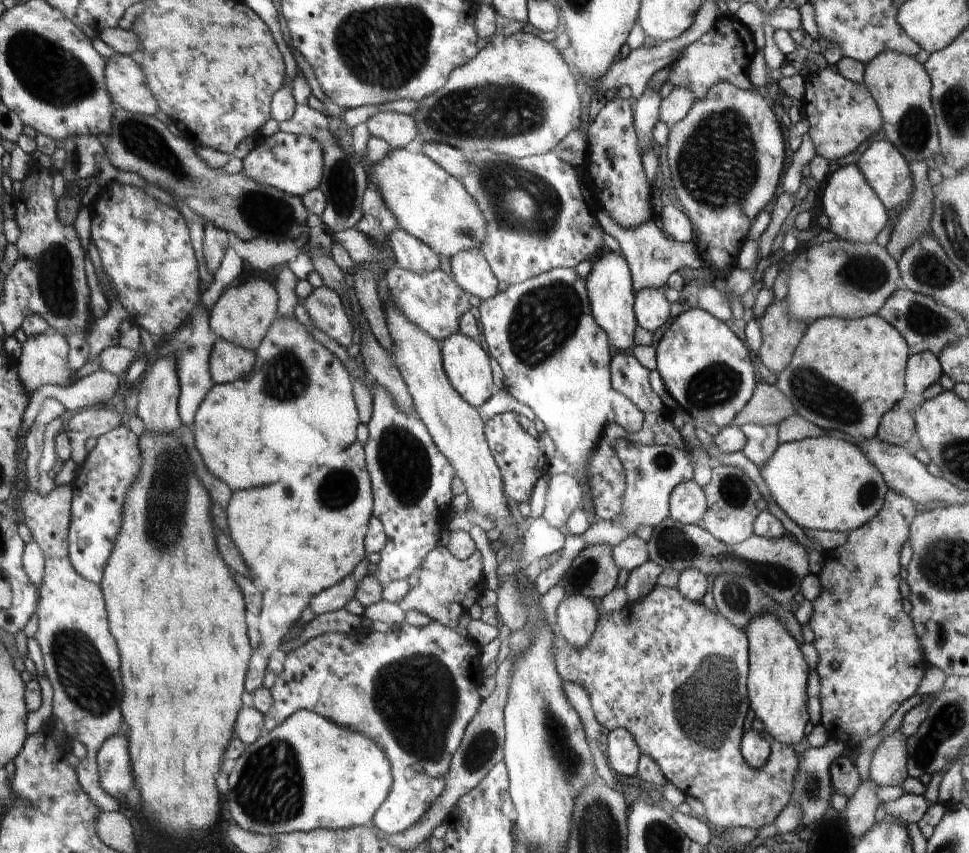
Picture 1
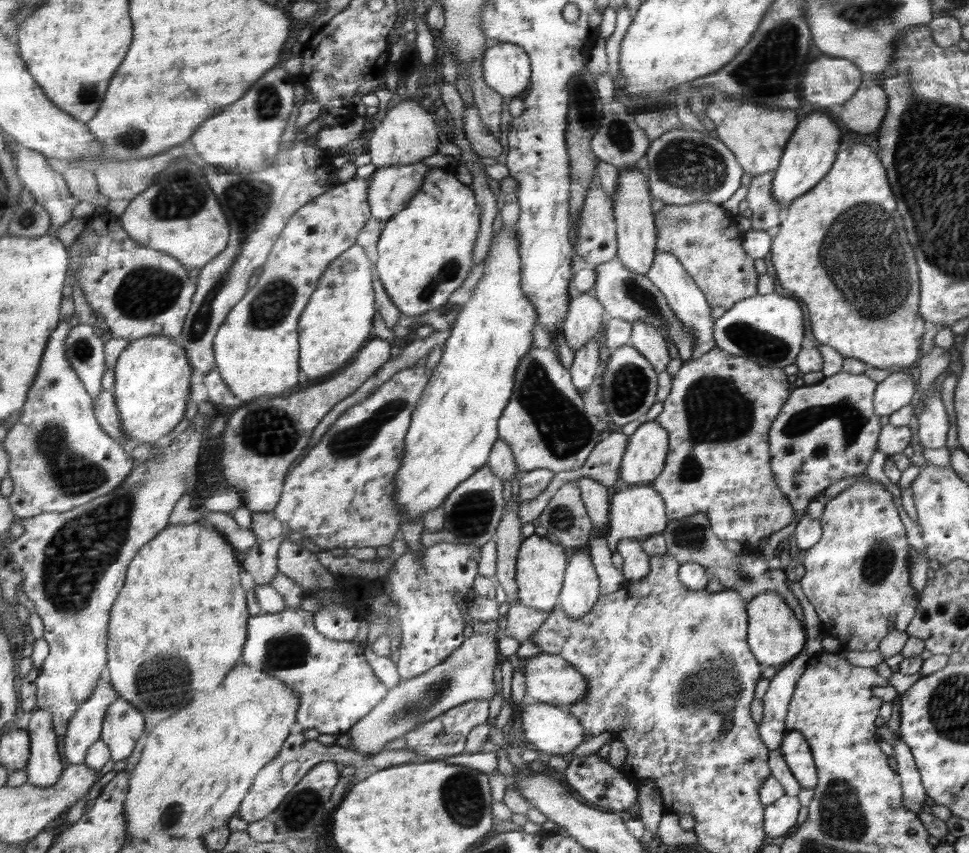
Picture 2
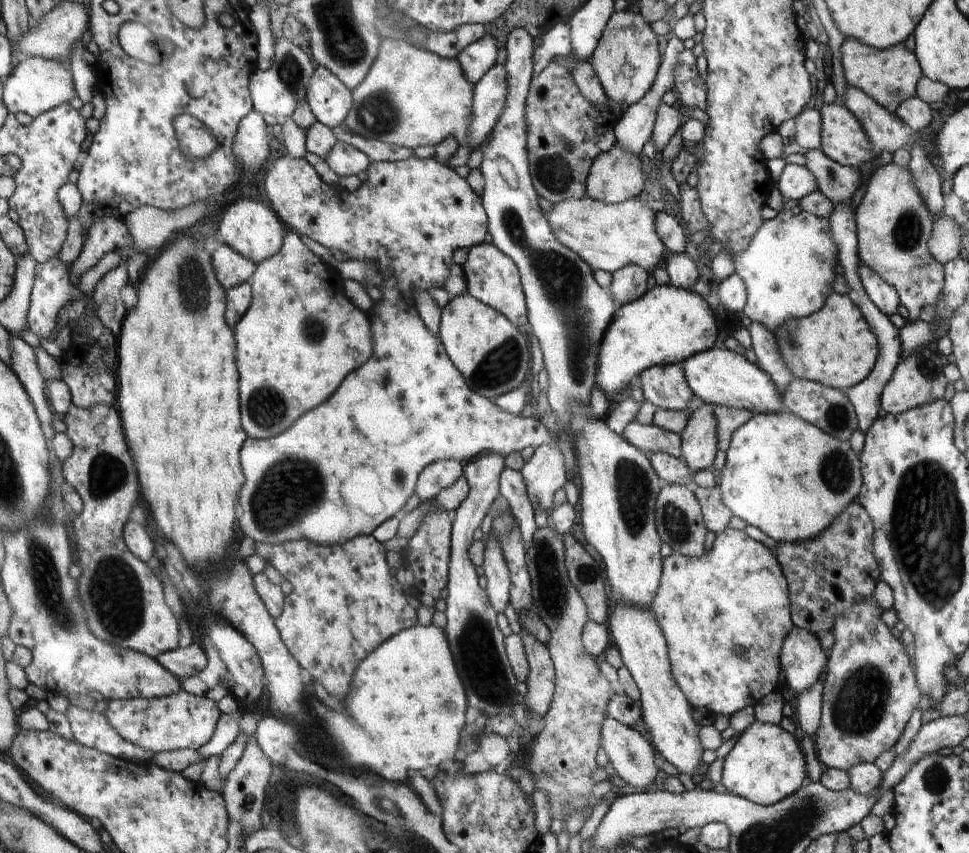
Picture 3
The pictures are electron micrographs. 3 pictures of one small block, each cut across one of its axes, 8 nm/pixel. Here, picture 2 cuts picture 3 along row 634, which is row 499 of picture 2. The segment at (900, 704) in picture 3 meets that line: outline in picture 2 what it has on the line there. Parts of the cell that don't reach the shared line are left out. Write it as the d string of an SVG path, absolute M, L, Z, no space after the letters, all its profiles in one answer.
M876 480L857 481L826 503L820 523L824 528L821 541L809 549L802 560L805 568L805 575L799 580L802 592L814 606L826 634L838 639L842 649L877 650L892 630L888 624L890 620L894 620L894 630L909 629L920 601L910 580L911 564L900 566L900 554L906 554L908 538L892 494Z

